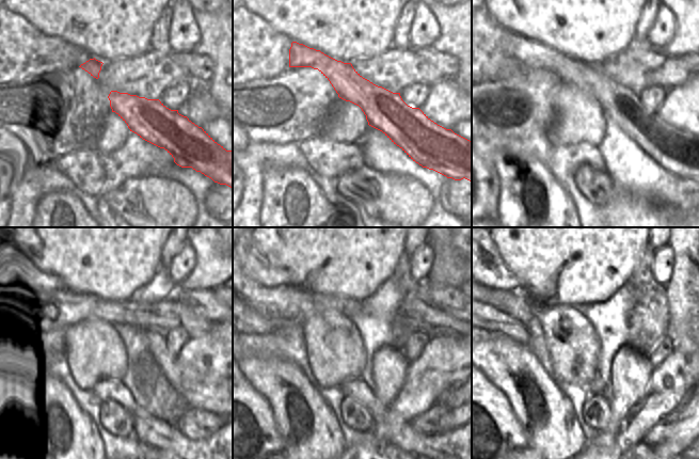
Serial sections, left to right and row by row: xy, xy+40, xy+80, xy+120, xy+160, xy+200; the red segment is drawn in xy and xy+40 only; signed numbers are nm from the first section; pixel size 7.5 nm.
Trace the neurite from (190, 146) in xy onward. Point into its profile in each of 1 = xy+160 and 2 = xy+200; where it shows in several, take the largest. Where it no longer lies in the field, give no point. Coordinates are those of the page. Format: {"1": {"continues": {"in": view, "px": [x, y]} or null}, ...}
{"1": {"continues": {"in": "xy+160", "px": [254, 266]}}, "2": {"continues": {"in": "xy+200", "px": [493, 272]}}}

